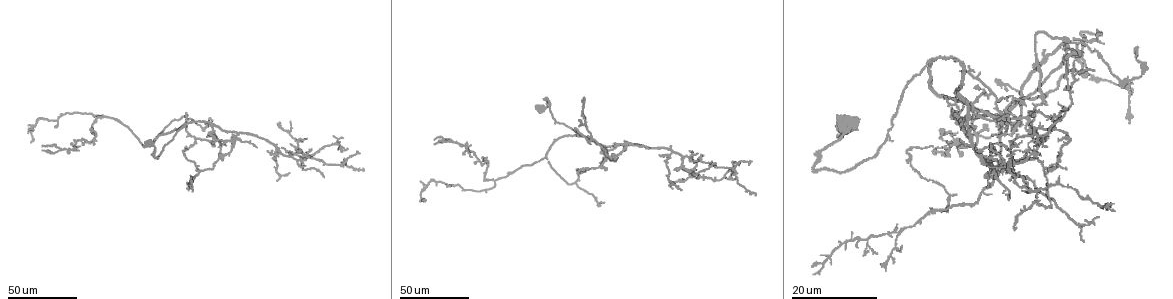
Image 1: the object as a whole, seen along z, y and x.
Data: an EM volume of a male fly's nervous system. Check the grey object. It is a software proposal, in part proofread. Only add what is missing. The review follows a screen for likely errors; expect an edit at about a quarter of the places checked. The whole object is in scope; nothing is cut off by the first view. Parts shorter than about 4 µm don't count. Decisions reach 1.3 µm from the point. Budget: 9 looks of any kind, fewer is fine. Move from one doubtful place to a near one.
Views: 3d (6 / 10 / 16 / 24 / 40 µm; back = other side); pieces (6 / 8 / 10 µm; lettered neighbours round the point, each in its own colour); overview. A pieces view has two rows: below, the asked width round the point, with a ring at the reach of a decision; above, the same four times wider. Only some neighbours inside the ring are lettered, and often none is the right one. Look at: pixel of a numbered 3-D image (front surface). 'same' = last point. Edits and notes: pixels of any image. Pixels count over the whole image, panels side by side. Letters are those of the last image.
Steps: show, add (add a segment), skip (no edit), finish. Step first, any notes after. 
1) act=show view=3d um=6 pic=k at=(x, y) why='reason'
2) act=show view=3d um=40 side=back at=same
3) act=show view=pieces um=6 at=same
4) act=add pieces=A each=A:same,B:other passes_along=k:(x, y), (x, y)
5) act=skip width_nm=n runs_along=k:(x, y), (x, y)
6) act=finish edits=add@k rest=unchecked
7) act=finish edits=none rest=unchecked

act=show view=3d um=40 pic=1 at=(506, 174)

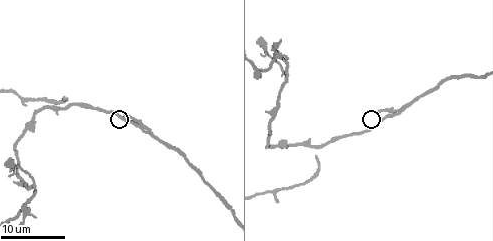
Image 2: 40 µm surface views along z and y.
act=show view=pieces um=10 pic=2 at=(125, 115) why='what lies round it'

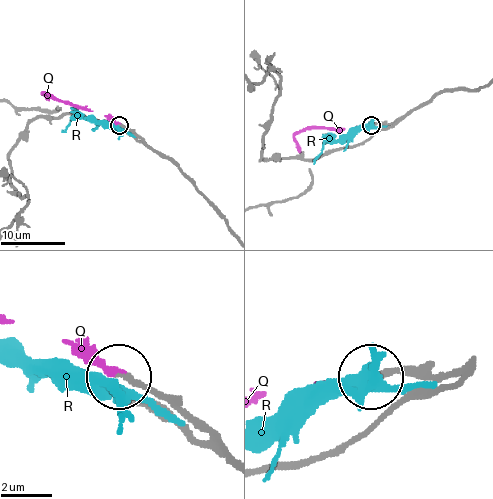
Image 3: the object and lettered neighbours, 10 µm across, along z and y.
act=add pieces=Q each=Q:same,R:other passes_along=3:(187, 421), (121, 373), (86, 363), (67, 345), (9, 320) found='the neuron continues'

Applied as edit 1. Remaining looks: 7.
act=show view=3d um=24 pic=2 at=(24, 105)

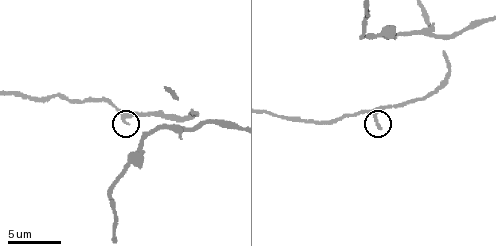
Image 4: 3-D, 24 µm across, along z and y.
act=show view=pieces um=10 pic=4 at=(129, 125)

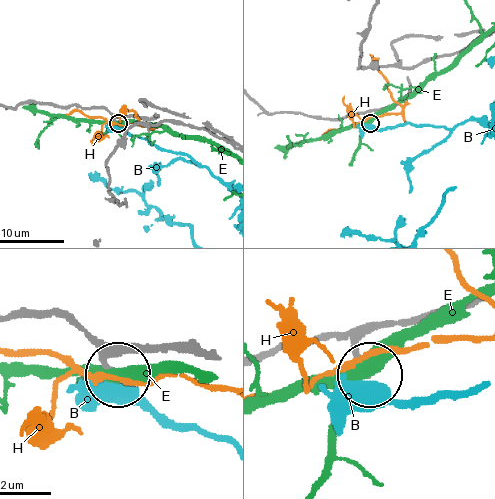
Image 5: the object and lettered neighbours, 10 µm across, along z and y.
act=skip each=B:other,E:other,H:other found='no lettered segment goes on from it'

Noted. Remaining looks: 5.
act=show view=3d um=16 pic=2 at=(275, 46) why='an open end'

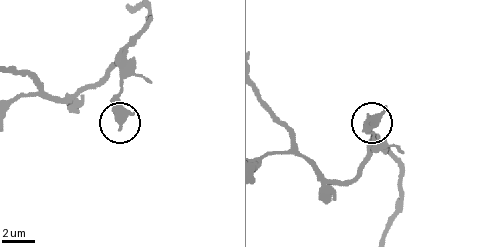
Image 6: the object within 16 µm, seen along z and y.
act=show view=pieces um=8 pic=6 at=(373, 121)

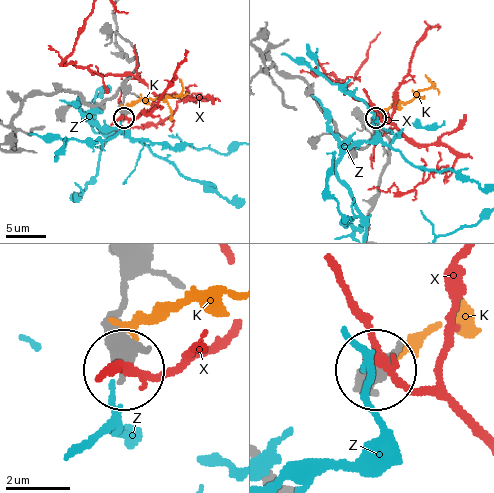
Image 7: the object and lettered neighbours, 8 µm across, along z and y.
act=skip width_nm=420 each=K:other,X:other,Z:other found='none of them fits'

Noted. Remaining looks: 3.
act=show view=3d um=24 pic=1 at=(548, 163) why='free end'

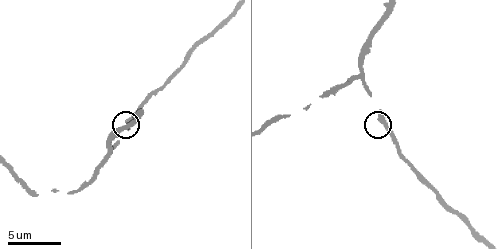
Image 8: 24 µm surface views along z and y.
act=show view=pieces um=8 pic=8 at=(379, 113) why='what lies round it'

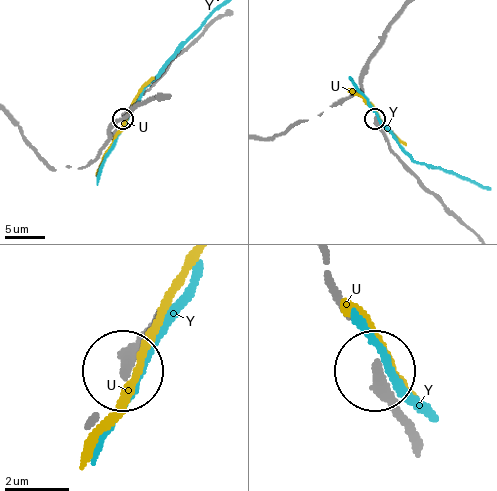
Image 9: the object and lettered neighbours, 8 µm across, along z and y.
act=skip each=U:other,Y:other runs_along=9:(468, 228), (402, 162), (374, 120) found='none of them fits'

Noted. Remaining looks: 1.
act=finish edits=add@3 rest=unchecked

